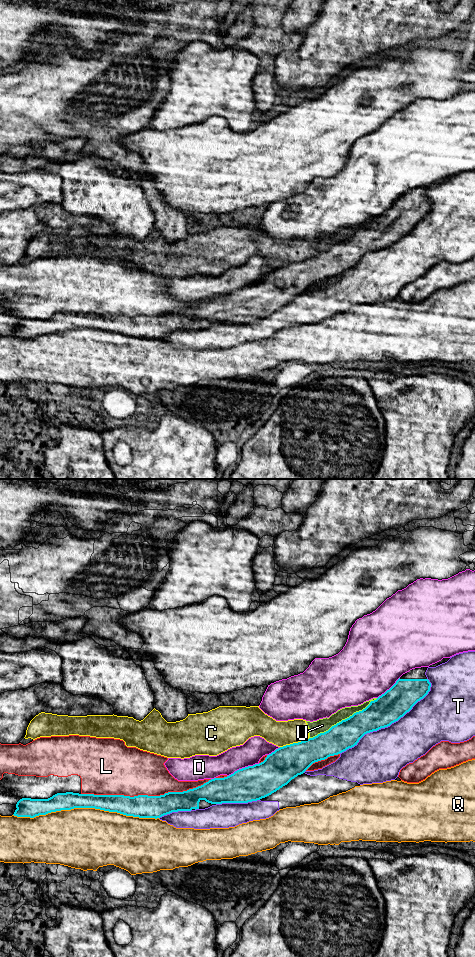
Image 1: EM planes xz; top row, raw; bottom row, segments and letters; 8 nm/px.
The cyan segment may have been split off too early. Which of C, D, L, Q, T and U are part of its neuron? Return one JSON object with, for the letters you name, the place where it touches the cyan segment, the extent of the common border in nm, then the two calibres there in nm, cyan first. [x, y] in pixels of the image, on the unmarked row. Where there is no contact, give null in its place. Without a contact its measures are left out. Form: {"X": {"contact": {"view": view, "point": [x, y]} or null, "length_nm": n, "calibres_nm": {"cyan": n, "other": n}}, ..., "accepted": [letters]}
{"accepted": []}

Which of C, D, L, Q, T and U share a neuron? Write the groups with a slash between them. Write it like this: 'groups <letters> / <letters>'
groups C U / D / L / Q / T

